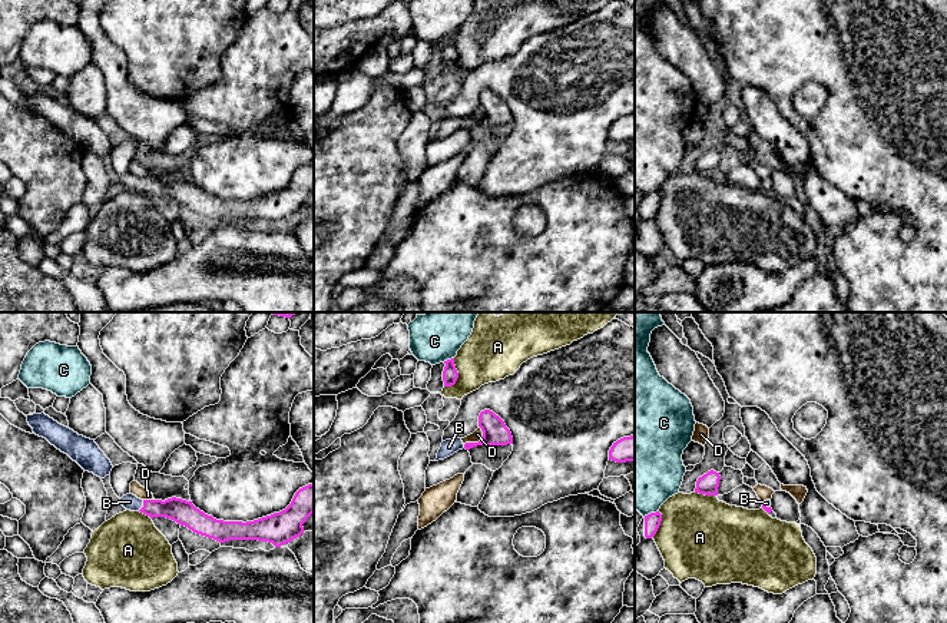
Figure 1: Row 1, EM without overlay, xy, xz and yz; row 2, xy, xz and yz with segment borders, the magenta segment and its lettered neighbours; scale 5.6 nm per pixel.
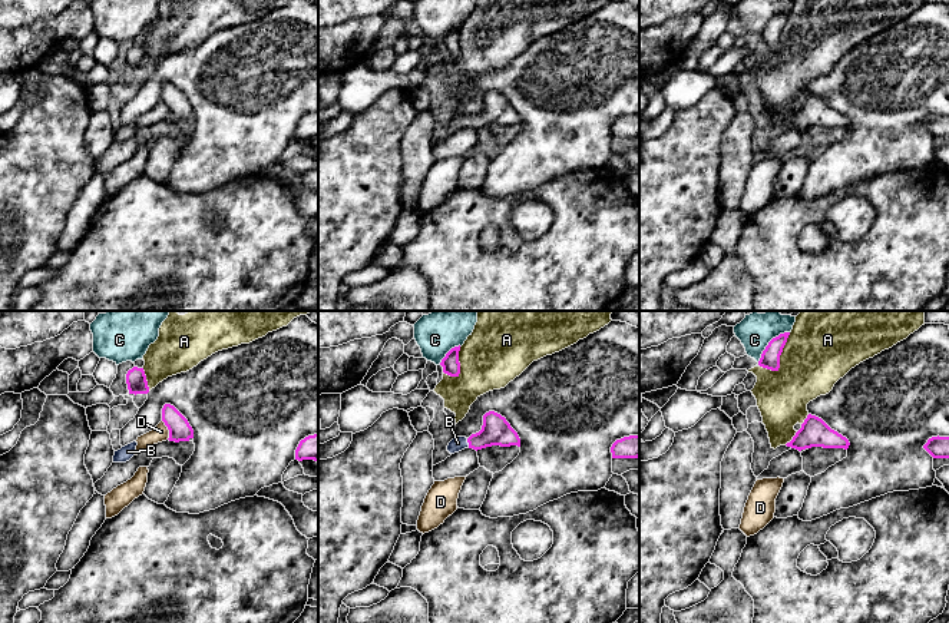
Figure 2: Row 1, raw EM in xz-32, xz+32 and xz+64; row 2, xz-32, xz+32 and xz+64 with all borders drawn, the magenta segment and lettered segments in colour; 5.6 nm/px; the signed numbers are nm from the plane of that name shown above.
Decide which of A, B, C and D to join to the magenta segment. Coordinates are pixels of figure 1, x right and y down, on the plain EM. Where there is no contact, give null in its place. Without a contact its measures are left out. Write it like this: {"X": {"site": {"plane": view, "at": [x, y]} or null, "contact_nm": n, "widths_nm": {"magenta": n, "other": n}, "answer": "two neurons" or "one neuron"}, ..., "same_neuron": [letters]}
{"A": {"site": {"plane": "xz", "at": [457, 55]}, "contact_nm": 180, "widths_nm": {"magenta": 90, "other": 320}, "answer": "two neurons"}, "B": {"site": {"plane": "xy", "at": [143, 185]}, "contact_nm": 70, "widths_nm": {"magenta": 140, "other": 90}, "answer": "one neuron"}, "C": {"site": {"plane": "xz", "at": [447, 39]}, "contact_nm": 70, "widths_nm": {"magenta": 90, "other": 240}, "answer": "two neurons"}, "D": {"site": {"plane": "xz", "at": [480, 119]}, "contact_nm": 140, "widths_nm": {"magenta": 140, "other": 60}, "answer": "two neurons"}, "same_neuron": ["B"]}

